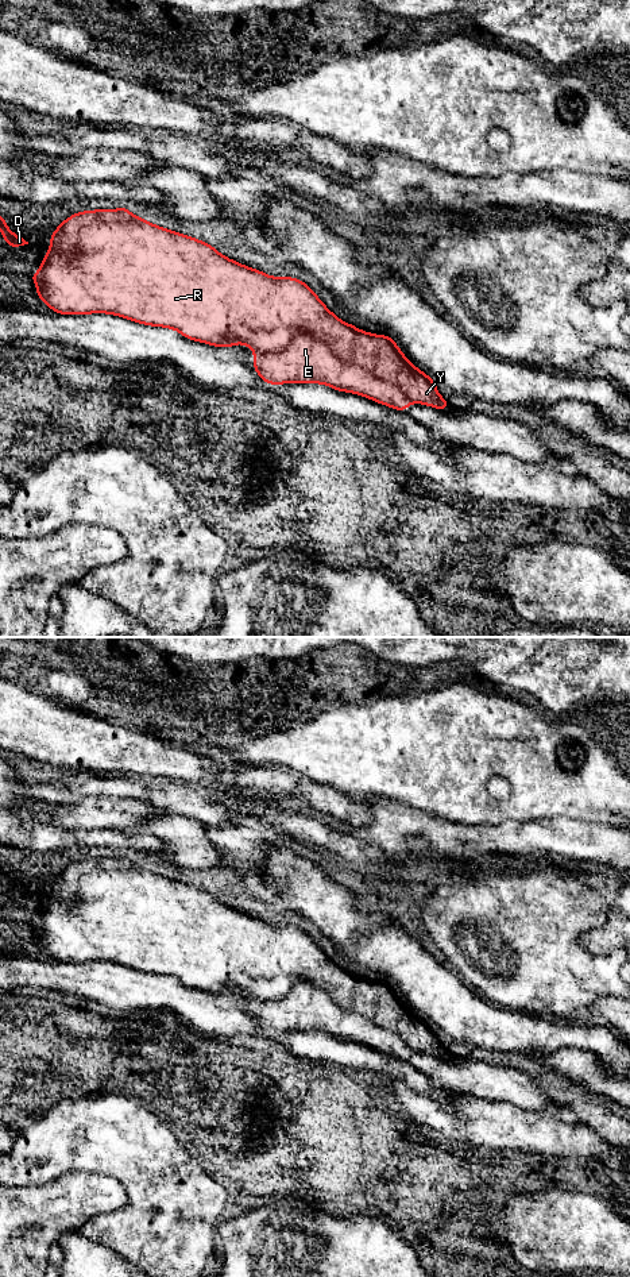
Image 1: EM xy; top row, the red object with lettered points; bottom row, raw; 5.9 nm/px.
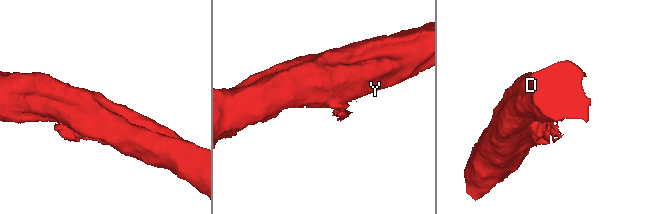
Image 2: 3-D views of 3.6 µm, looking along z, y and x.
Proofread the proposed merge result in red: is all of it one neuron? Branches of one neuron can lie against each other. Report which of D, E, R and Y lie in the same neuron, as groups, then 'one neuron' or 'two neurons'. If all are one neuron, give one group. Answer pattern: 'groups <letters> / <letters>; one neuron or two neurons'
groups D R Y / E; two neurons

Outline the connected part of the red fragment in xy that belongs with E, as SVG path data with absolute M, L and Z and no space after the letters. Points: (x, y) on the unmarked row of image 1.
M308 980L297 981L279 1000L255 999L252 1015L268 1033L322 1031L399 1060L405 1060L411 1052L394 1033L375 1026L359 1014L341 1010L324 989Z

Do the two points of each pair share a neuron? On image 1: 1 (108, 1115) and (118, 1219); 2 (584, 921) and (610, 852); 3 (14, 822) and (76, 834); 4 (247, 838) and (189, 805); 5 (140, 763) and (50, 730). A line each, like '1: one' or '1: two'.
1: one
2: two
3: one
4: two
5: one

